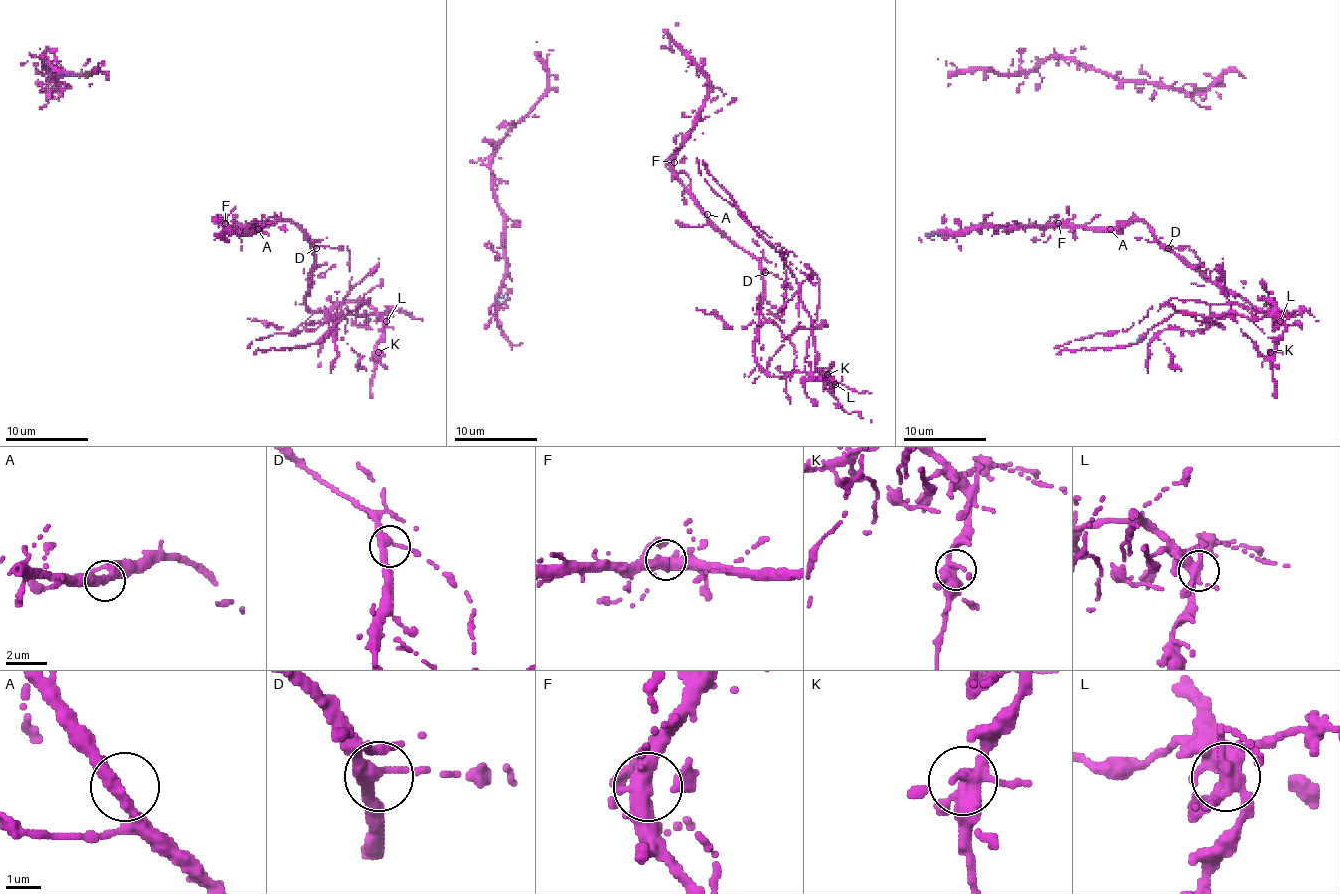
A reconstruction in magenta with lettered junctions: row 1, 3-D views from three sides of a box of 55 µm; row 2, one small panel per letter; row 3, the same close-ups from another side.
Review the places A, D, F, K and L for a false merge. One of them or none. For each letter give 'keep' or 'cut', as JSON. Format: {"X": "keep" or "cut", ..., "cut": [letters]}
{"A": "keep", "D": "keep", "F": "keep", "K": "keep", "L": "cut", "cut": ["L"]}

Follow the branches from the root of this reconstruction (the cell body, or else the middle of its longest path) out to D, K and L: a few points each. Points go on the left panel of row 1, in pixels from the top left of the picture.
D: (256, 227), (291, 221), (316, 248)
K: (256, 227), (291, 221), (312, 242), (306, 306), (368, 304), (385, 325), (378, 352)
L: (256, 227), (291, 221), (312, 242), (314, 271), (306, 296), (310, 310), (364, 302), (387, 321)

